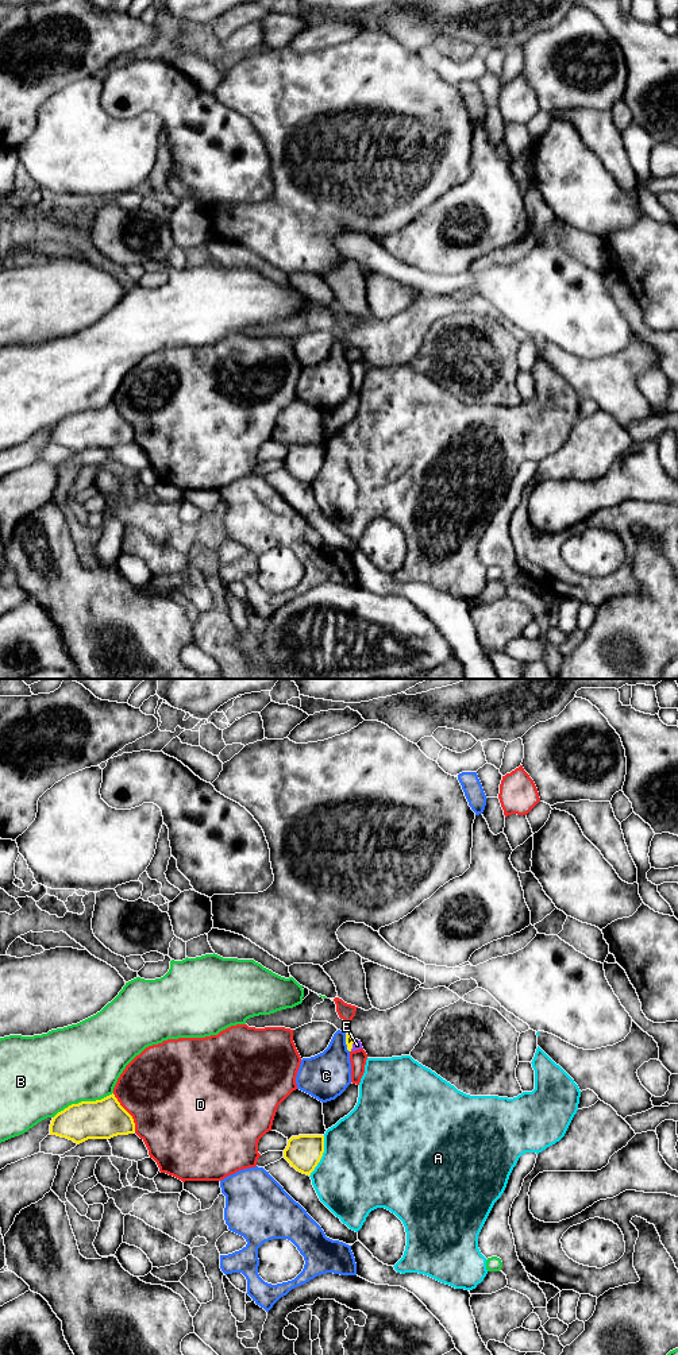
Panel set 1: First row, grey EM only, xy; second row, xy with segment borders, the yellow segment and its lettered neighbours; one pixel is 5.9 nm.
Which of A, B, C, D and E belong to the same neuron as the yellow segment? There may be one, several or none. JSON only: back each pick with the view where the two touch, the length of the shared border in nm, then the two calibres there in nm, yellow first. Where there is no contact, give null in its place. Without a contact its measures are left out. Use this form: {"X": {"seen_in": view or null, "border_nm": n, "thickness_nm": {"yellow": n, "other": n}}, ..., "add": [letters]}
{"E": {"seen_in": "xy", "border_nm": 80, "thickness_nm": {"yellow": 50, "other": 60}}, "add": ["E"]}

